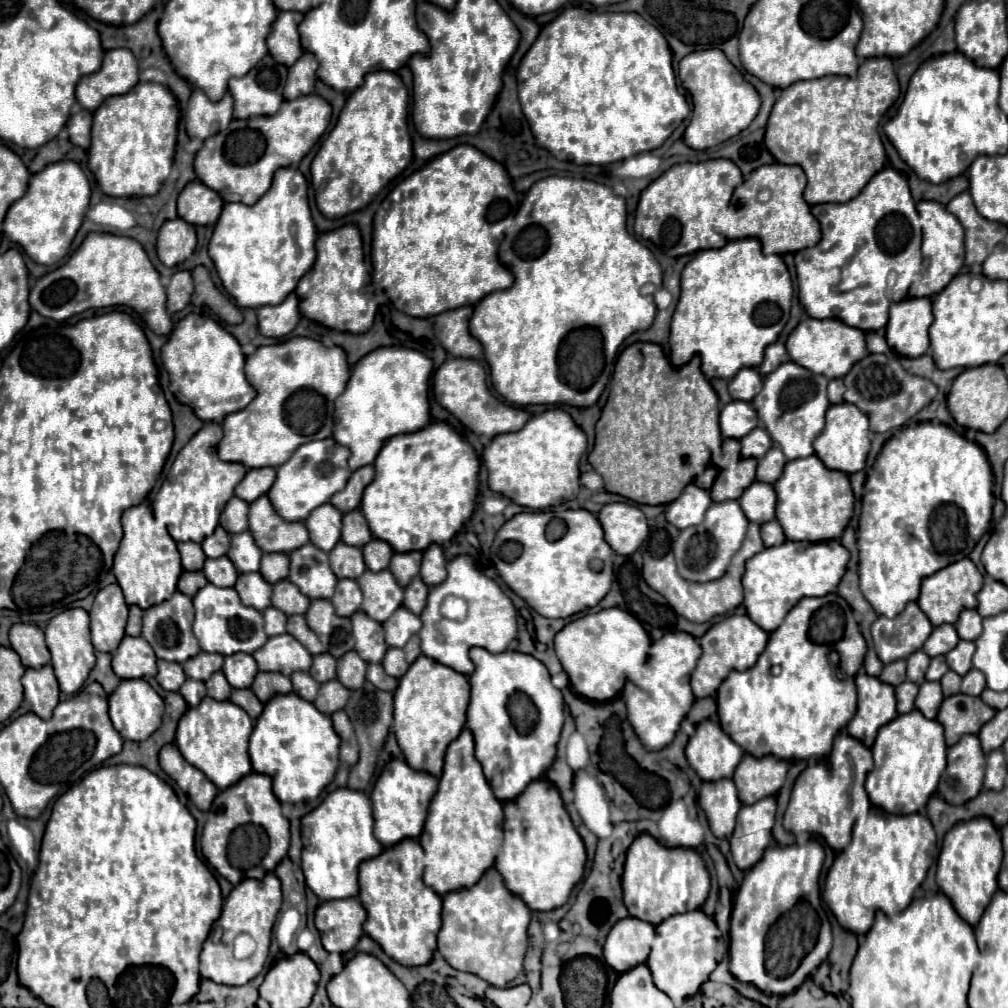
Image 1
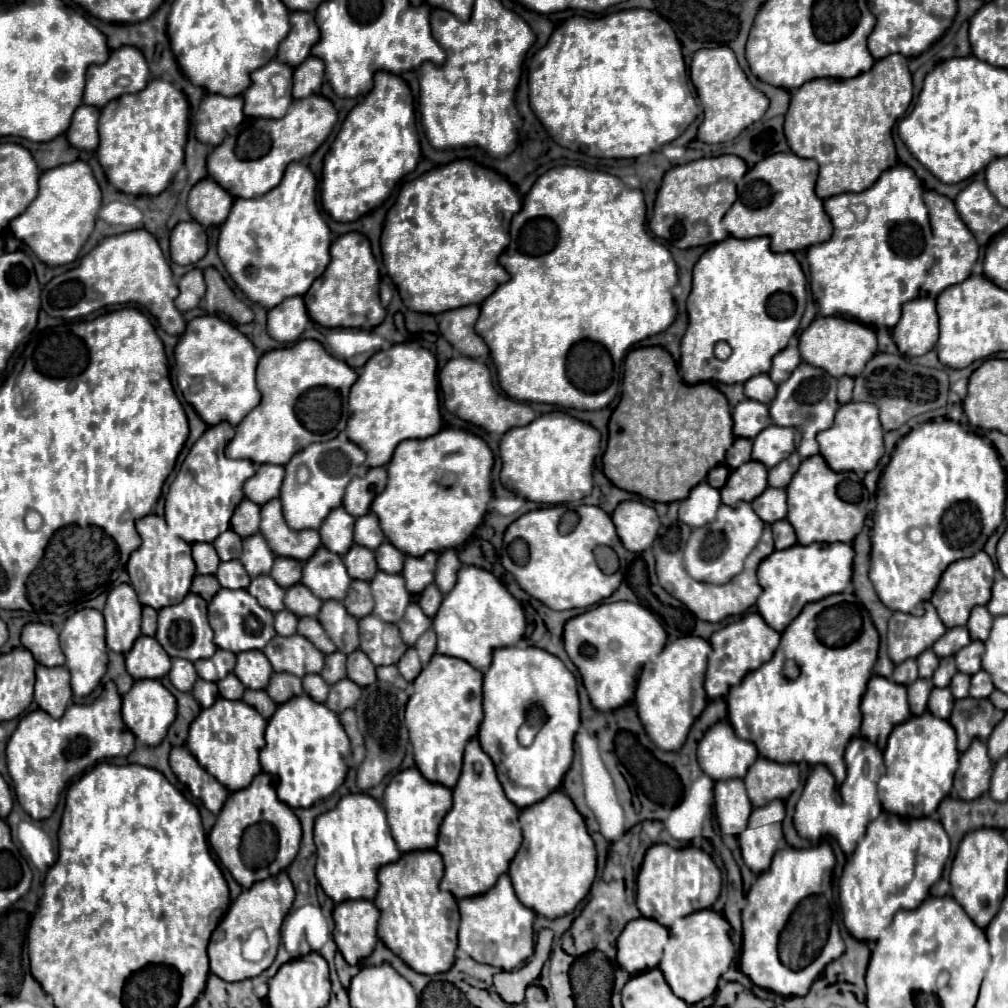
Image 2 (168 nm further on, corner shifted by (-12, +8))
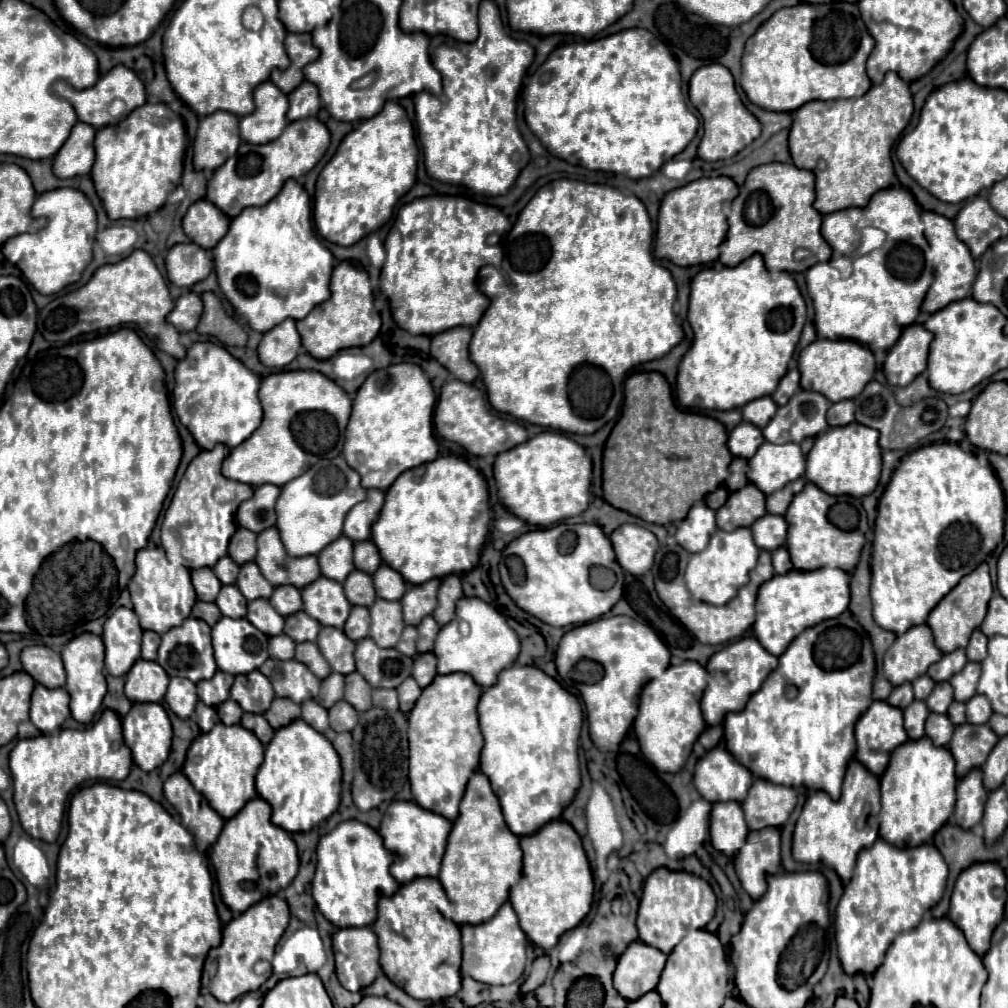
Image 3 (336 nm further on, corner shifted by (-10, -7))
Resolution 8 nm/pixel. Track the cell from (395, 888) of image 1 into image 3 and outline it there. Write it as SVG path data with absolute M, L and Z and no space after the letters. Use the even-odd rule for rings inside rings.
M417 877L403 883L395 895L379 899L379 913L371 925L379 939L383 973L415 999L445 999L461 987L461 931L457 923L439 913L437 901L441 897L445 895L439 879Z

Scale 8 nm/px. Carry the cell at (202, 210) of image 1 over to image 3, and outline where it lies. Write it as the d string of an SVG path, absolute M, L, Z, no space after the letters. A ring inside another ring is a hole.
M195 201L183 217L183 231L203 249L213 249L227 233L231 219L211 201Z

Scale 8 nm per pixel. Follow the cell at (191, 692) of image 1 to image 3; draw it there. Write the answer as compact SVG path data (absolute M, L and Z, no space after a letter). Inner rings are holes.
M199 701L199 703L197 703L193 717L195 717L195 721L199 723L199 727L201 727L201 731L203 731L203 733L205 733L205 731L209 731L209 729L219 721L215 707L207 707L203 701Z

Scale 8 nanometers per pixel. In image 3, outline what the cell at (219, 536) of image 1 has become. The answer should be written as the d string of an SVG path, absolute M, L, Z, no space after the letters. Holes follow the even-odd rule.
M225 555L223 559L219 559L219 563L215 563L213 571L223 585L233 585L237 579L237 573L239 573L239 565L229 555Z

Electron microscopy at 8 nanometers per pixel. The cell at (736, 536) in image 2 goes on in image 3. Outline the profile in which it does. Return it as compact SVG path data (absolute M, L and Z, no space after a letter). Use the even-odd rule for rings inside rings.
M739 527L735 531L717 529L715 535L711 535L707 549L689 557L689 565L685 571L687 589L697 601L705 601L711 605L725 605L729 599L737 595L737 589L747 583L749 579L747 575L755 567L757 555L759 547L755 547L749 527Z

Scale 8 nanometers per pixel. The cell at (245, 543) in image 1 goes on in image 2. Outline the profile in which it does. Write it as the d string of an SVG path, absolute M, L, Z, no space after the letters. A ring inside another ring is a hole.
M255 534L255 536L249 536L243 540L243 554L241 554L239 562L245 566L247 574L251 578L255 578L255 576L271 572L275 556L273 556L273 552L269 552L265 538L261 534Z

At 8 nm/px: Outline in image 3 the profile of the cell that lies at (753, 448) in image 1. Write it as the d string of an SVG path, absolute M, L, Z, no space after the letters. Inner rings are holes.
M763 443L749 459L749 481L755 483L765 495L785 487L805 473L805 457L797 443L773 445Z

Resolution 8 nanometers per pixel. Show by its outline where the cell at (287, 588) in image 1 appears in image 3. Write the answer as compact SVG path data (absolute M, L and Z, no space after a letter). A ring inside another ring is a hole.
M297 611L295 615L285 617L285 629L283 629L283 631L285 631L295 643L315 641L319 629L321 629L319 621L311 619L305 611Z

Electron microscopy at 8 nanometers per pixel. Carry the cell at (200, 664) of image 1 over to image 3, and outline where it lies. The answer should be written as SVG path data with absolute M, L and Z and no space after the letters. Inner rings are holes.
M217 671L211 679L205 679L203 683L197 683L197 695L203 703L215 707L229 697L231 683L233 683L231 675L227 675L225 671Z

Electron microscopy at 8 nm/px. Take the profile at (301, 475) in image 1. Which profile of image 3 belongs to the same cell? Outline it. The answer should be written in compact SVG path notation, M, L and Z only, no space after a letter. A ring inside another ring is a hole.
M339 455L335 459L323 459L323 463L315 463L315 467L309 467L299 479L293 479L291 483L281 487L281 495L277 499L275 511L277 511L277 529L281 533L283 545L287 547L287 553L291 557L303 557L303 555L317 555L325 545L335 541L343 531L343 519L347 511L361 503L365 499L365 489L361 487L361 477L357 471L353 471L347 461Z

